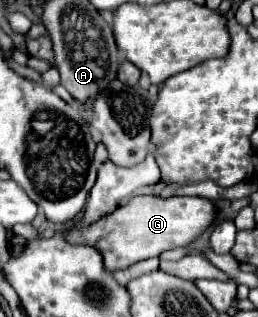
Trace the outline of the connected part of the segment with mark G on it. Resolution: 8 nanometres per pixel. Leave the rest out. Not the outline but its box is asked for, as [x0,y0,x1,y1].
[68,196,216,270]

